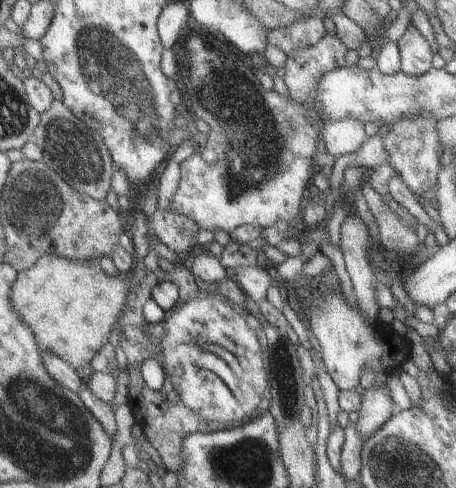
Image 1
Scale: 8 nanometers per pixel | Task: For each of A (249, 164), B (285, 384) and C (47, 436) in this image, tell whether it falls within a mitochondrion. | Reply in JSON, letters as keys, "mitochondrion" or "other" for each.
{"A":"mitochondrion","B":"mitochondrion","C":"mitochondrion"}

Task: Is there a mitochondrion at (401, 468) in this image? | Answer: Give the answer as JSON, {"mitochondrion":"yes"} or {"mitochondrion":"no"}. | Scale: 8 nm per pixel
{"mitochondrion":"yes"}

